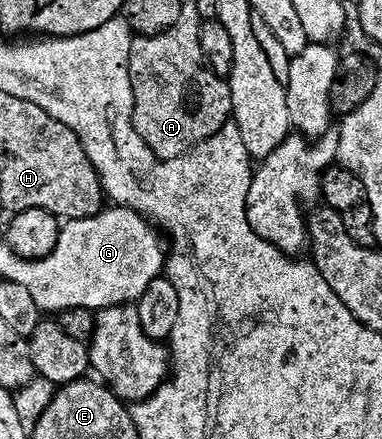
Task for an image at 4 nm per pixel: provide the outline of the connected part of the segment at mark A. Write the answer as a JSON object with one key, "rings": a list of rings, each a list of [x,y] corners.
{"rings":[[[164,34],[133,39],[128,63],[134,90],[132,124],[159,160],[185,156],[197,144],[218,134],[234,116],[227,79],[217,76],[199,59],[180,60],[168,39]]]}

